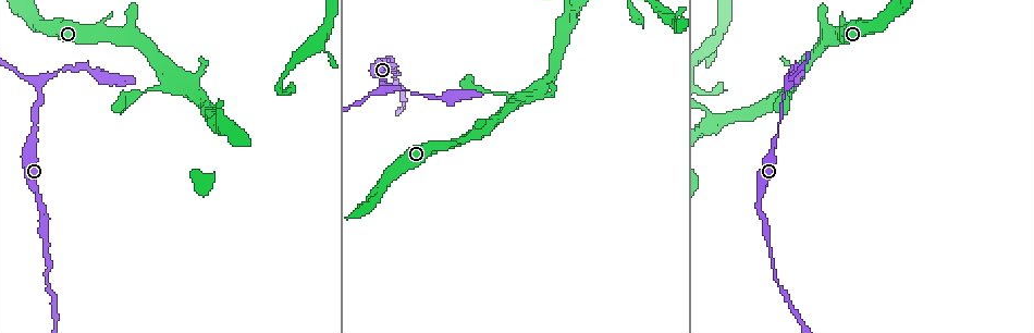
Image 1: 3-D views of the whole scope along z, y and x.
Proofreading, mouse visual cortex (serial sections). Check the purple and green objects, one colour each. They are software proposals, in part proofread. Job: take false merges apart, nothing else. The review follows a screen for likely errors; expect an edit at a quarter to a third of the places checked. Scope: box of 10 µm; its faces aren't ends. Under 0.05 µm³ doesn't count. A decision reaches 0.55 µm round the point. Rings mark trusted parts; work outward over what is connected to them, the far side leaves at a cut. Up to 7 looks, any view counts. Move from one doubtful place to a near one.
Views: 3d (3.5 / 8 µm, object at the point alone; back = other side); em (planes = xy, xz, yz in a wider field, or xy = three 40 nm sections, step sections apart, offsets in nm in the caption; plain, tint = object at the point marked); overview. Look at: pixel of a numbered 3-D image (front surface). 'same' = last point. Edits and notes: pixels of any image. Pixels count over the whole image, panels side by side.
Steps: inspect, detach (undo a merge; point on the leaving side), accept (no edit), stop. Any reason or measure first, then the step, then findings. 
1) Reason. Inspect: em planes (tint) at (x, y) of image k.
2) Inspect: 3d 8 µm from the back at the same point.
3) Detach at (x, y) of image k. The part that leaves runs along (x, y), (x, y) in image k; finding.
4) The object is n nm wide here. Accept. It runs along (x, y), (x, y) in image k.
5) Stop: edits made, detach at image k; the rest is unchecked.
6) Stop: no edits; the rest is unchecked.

Calibre changes. Inspect: 3d 3.5 µm at (394, 71) of image 1.

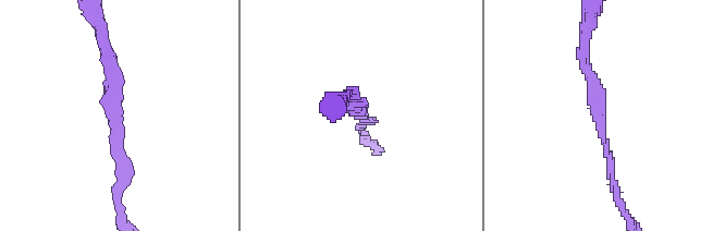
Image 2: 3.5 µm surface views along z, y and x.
Shape alone is not enough. Inspect: em xy step 2 (tint) at (115, 131) of image 2.

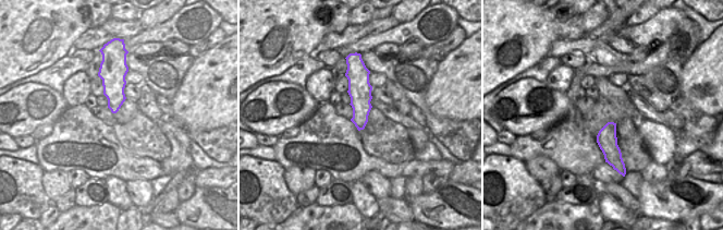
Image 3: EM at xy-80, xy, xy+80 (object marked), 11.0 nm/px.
Another direction. Inspect: em xy step 1 (tint) at the same point.

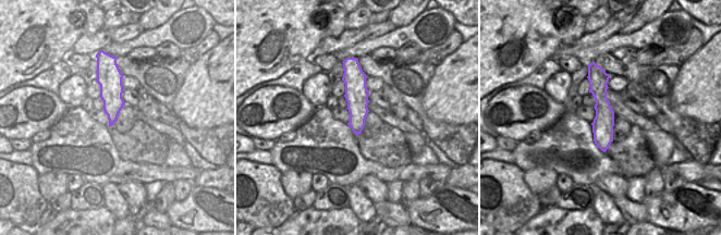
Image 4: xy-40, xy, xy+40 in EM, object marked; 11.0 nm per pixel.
The arms are 150, 200 nm wide. Accept. It runs along (582, 63), (597, 90), (619, 201) in image 2; all the same cell.

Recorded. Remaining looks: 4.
Calibre changes. Inspect: 3d 3.5 µm from the back at (787, 81) of image 1.

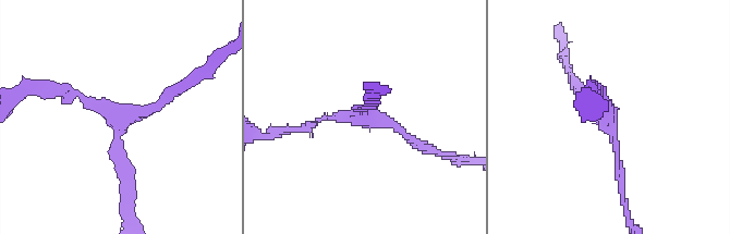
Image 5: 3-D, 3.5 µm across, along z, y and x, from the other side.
3 arms meet here; the arms are 100, 150, 150 nm wide; need the tissue. Inspect: em xy step 1 (tint) at (607, 117) of image 5.

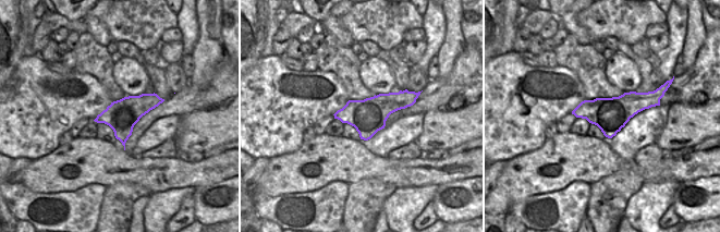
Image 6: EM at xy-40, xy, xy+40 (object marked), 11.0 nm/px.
Another direction. Inspect: em planes (tint) at the same point.

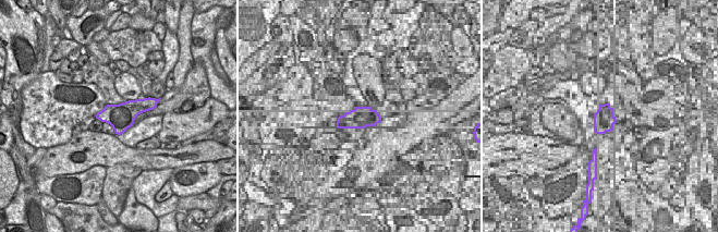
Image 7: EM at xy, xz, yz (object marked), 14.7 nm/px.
Detach at (89, 102) of image 5. The part that leaves runs along (119, 134), (112, 111), (43, 87) in image 5; two cells meet here.

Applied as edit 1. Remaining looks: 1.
Stop: edits made, detach at image 5; the rest is unchecked.

